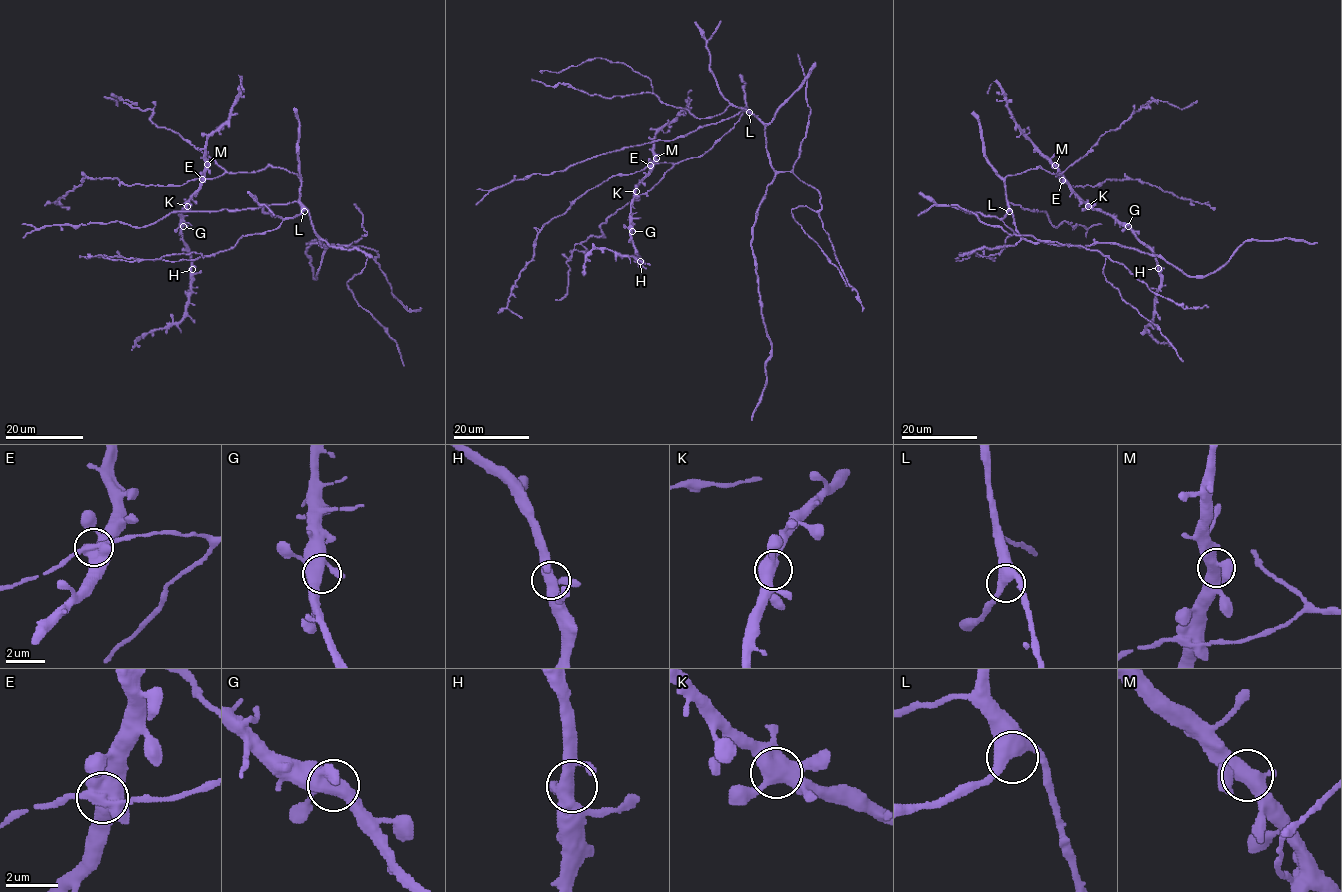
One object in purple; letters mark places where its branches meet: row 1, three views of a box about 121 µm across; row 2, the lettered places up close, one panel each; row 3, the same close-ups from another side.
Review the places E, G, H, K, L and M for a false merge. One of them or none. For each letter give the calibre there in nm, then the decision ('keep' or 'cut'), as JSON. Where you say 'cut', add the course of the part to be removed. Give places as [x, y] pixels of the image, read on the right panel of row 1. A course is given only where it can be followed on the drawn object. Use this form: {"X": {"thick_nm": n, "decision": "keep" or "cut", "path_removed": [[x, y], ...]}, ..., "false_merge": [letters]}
{"E": {"thick_nm": 500, "decision": "keep"}, "G": {"thick_nm": 480, "decision": "keep"}, "H": {"thick_nm": 440, "decision": "keep"}, "K": {"thick_nm": 500, "decision": "keep"}, "L": {"thick_nm": 440, "decision": "keep"}, "M": {"thick_nm": 440, "decision": "keep"}, "false_merge": []}

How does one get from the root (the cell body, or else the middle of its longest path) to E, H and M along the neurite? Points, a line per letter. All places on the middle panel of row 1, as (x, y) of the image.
E: (746, 108), (734, 126), (703, 154), (674, 164), (650, 166)
H: (746, 108), (734, 126), (703, 154), (674, 164), (656, 163), (636, 187), (631, 205), (631, 240), (640, 261)
M: (746, 108), (734, 126), (703, 154), (674, 164), (656, 163), (653, 166), (656, 158)

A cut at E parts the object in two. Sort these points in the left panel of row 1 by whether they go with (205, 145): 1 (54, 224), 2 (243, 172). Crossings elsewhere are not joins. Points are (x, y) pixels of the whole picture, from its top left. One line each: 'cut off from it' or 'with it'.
1: with it
2: cut off from it

